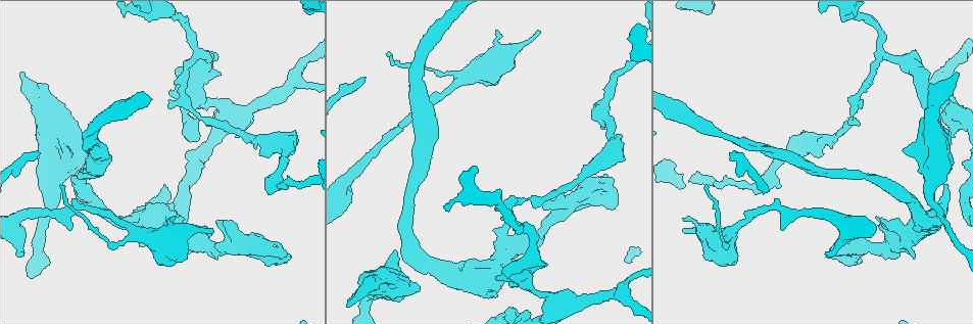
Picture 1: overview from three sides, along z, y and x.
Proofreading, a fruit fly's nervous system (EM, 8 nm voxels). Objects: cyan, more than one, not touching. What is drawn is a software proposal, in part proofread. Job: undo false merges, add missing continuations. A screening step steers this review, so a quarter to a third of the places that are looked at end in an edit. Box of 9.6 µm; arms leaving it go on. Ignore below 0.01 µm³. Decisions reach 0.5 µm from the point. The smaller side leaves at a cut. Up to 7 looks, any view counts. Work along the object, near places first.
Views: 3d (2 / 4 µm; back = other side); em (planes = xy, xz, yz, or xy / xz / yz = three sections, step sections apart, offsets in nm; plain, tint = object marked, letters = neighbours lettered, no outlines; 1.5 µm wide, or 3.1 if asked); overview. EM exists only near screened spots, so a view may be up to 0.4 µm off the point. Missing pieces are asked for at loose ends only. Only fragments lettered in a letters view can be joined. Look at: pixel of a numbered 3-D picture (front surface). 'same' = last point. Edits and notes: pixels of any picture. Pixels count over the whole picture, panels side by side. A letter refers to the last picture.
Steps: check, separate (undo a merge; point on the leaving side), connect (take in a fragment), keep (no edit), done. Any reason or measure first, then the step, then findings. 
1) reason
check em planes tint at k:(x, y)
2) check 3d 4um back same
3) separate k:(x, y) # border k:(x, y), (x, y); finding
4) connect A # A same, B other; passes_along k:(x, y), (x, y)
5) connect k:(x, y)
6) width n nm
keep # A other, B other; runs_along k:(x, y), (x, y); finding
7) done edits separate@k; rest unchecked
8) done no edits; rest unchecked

branch stops here
check 3d 2um at 1:(212, 230)

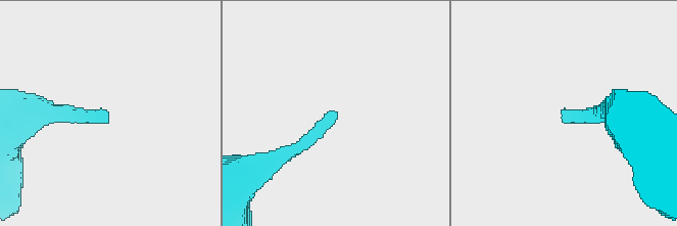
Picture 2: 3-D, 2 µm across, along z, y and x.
check em planes plain at 2:(106, 113)

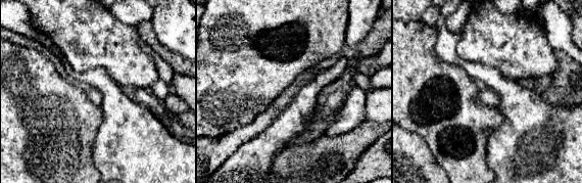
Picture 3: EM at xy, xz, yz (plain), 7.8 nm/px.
check em planes letters same

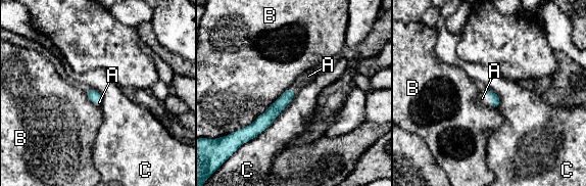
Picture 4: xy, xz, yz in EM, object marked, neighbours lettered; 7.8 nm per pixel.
connect A # A same, B other, C other; the neuron continues

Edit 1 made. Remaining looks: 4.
stops while still wide
check 3d 4um at 1:(150, 204)

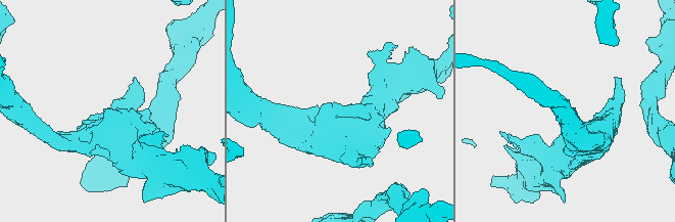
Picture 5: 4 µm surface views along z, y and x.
shape alone is not enough
check em planes plain at 5:(109, 110)

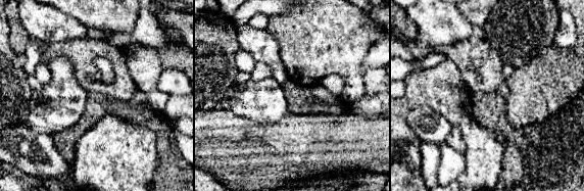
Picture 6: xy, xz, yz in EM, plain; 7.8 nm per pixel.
see the neighbours
check em planes letters same

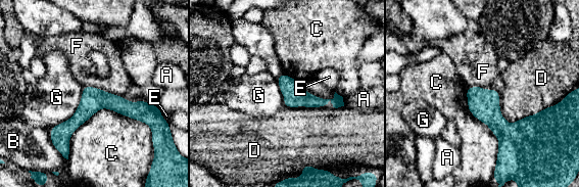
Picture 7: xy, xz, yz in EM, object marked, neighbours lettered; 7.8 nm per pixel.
keep # A other, B other, C other, D other, E other, F other, G other; runs_along 7:(149, 108), (94, 102), (53, 138); no lettered fragment goes on from it

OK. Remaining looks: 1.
branch stops here
check em planes letters at 1:(19, 73)

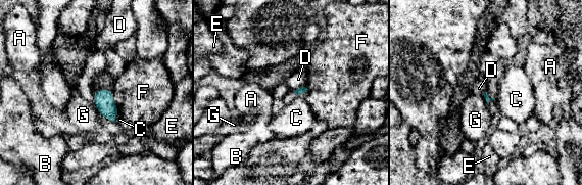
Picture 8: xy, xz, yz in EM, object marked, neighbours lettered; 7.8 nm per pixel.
keep # A other, B other, C other, D other, E other, F other, G other; border 8:(305, 86), (293, 90); no lettered fragment goes on from it

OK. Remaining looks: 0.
done edits connect@4; rest unchecked

